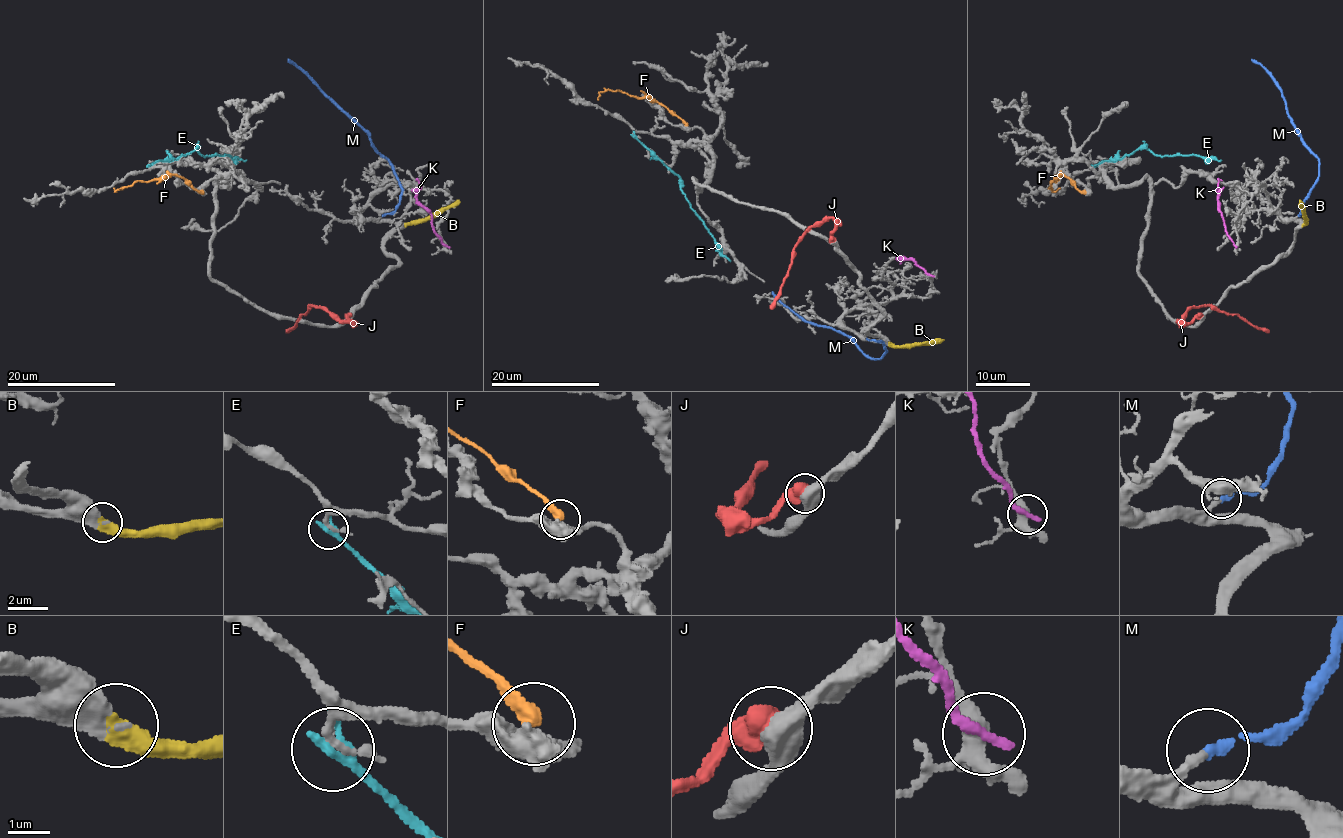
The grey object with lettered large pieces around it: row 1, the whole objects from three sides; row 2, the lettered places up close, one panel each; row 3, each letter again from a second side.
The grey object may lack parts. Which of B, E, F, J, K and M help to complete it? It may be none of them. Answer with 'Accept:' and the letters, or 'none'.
Accept: B, M

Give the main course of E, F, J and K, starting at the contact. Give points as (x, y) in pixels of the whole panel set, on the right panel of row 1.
E: (1097, 166), (1102, 160), (1121, 159), (1139, 148), (1150, 149), (1155, 155), (1221, 160)
F: (1086, 193), (1061, 175), (1056, 182), (1052, 181), (1049, 187), (1053, 191), (1060, 187)
J: (1200, 315), (1191, 322), (1178, 321), (1188, 310), (1215, 306), (1268, 332)
K: (1234, 246), (1225, 228), (1218, 200), (1218, 179), (1222, 181)

